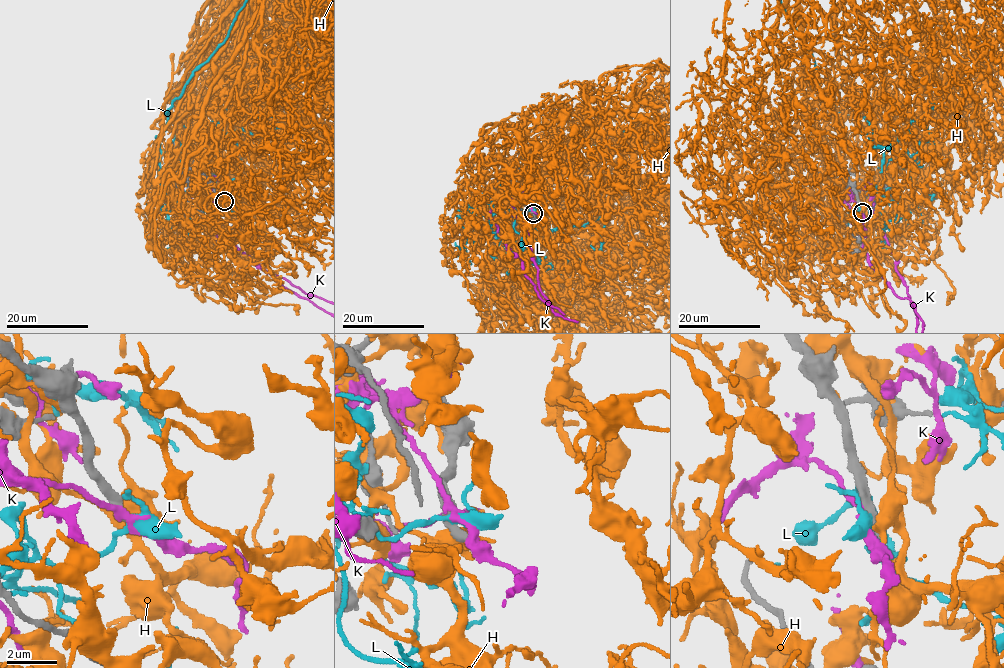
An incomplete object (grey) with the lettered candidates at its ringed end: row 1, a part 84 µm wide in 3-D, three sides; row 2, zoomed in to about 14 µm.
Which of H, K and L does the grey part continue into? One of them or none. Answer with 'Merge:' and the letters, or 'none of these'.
Merge: none of these

